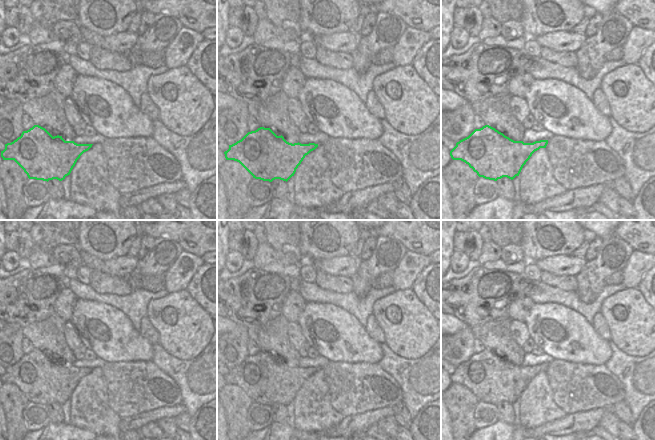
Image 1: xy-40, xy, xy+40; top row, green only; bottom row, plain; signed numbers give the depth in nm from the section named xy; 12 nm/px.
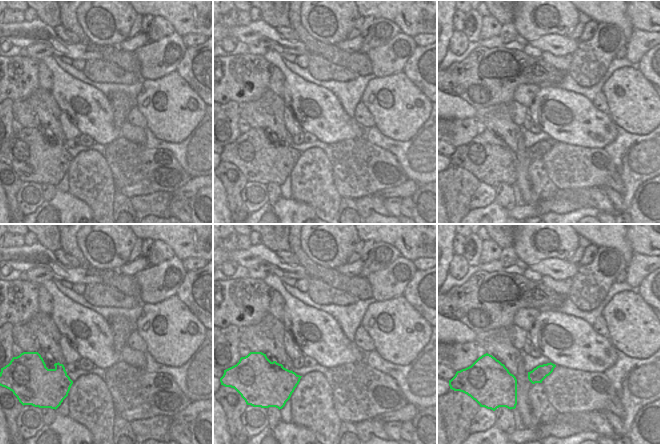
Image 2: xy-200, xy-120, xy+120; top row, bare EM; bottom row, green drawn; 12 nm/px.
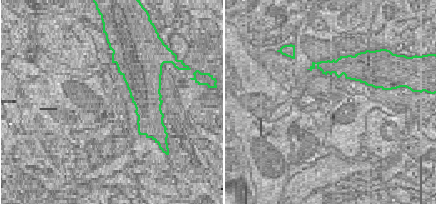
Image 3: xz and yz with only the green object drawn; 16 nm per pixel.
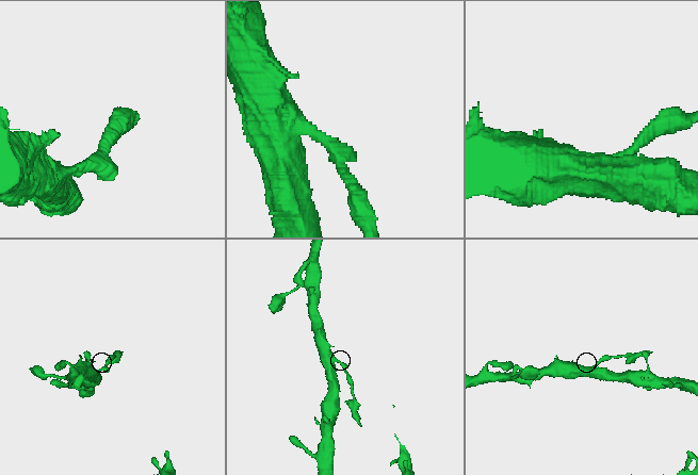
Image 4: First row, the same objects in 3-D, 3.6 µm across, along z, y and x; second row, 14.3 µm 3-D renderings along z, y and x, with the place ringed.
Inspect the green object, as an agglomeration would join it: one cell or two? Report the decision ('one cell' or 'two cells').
two cells

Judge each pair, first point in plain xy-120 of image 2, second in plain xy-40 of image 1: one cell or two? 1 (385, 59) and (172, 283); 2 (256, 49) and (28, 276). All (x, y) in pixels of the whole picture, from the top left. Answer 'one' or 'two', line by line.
1: one
2: two

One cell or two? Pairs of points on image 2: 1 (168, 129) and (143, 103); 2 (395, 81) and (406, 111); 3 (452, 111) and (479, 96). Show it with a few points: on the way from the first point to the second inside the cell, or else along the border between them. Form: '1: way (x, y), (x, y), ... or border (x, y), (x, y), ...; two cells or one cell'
1: way (163, 123), (149, 109); one cell
2: way (395, 88), (396, 101), (399, 104); one cell
3: border (447, 93), (459, 96), (477, 109); two cells

